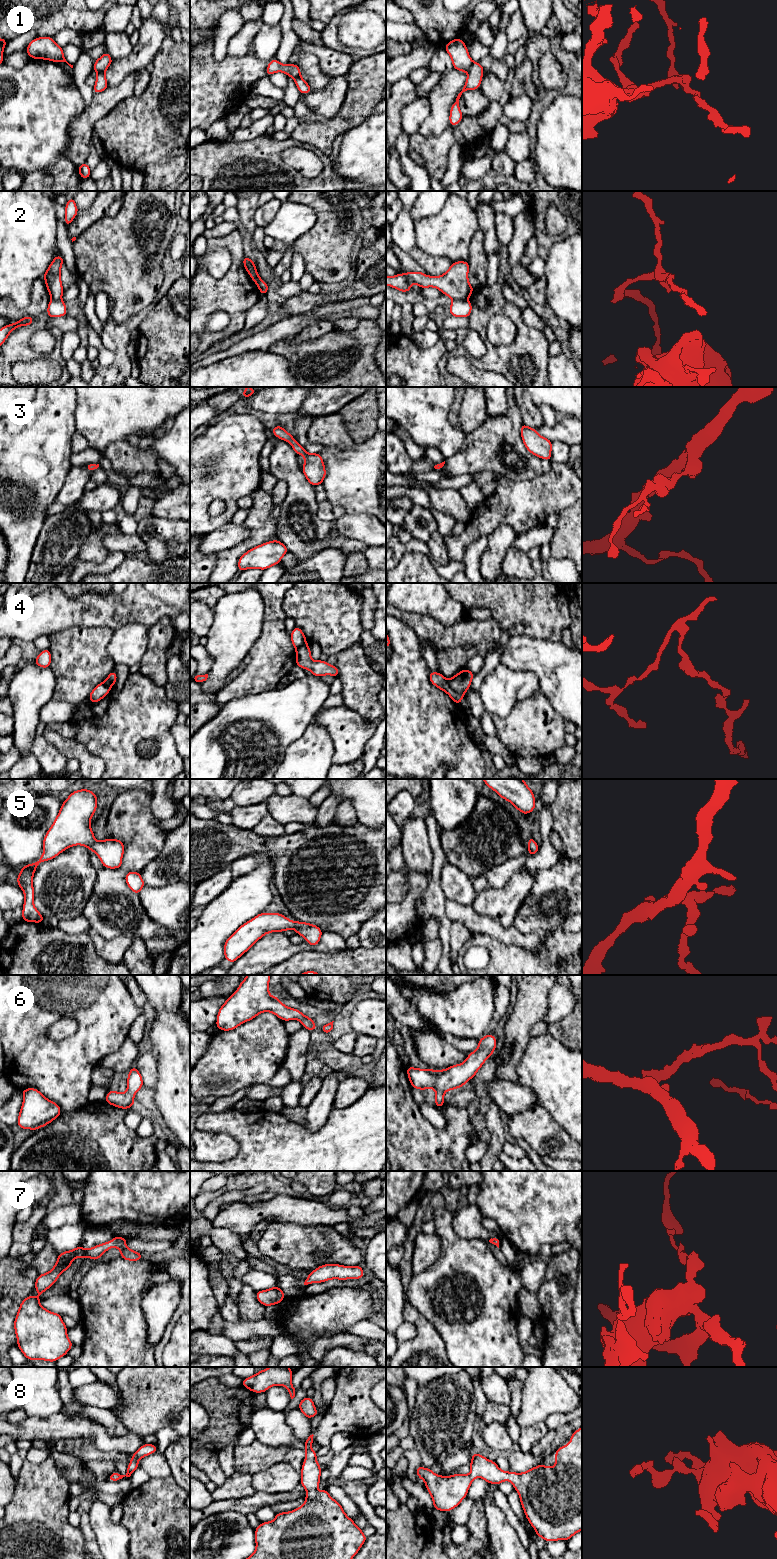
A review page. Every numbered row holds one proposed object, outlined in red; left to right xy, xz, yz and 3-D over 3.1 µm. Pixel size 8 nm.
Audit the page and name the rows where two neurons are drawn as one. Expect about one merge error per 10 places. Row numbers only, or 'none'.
1, 2, 4

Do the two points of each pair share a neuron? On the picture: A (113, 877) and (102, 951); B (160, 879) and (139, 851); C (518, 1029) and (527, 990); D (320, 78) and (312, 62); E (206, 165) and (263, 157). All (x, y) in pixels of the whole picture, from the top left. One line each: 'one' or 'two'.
A: two
B: two
C: one
D: one
E: one

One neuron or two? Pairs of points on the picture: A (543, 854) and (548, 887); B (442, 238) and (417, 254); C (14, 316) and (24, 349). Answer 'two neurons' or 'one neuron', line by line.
A: two neurons
B: two neurons
C: one neuron

